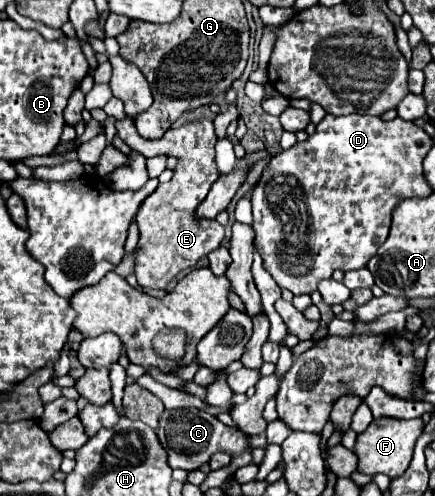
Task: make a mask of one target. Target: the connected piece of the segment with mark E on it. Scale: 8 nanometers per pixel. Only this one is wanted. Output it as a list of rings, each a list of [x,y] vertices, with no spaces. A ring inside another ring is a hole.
[[[124,117],[116,121],[116,133],[130,149],[146,157],[172,155],[178,159],[174,177],[168,183],[158,185],[158,189],[140,205],[136,213],[140,241],[136,249],[134,273],[138,277],[138,285],[164,289],[180,271],[194,267],[202,257],[218,249],[224,239],[224,227],[216,219],[196,219],[198,205],[206,199],[212,183],[220,175],[214,155],[214,145],[218,139],[214,133],[214,123],[212,119],[196,119],[178,129],[168,129],[164,137],[150,141],[136,133],[130,117]]]

